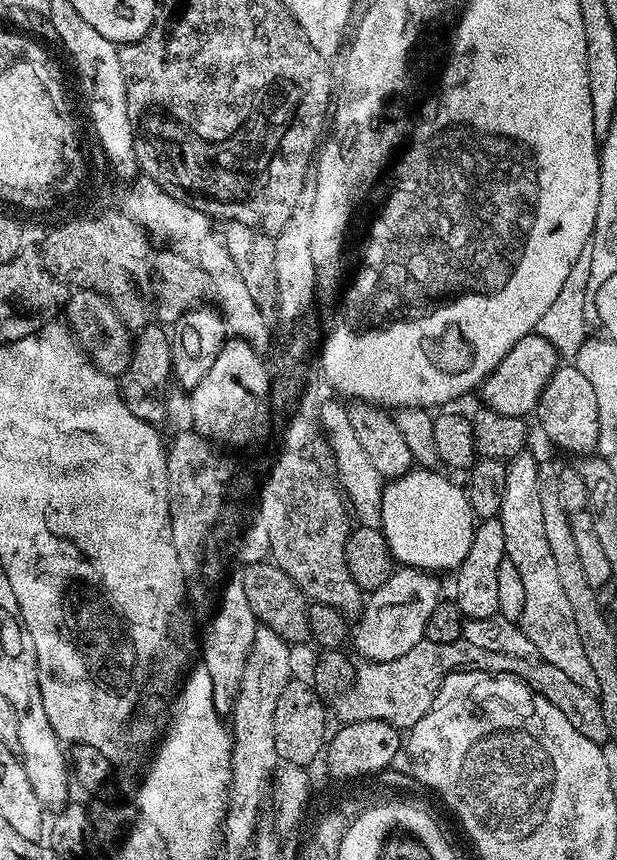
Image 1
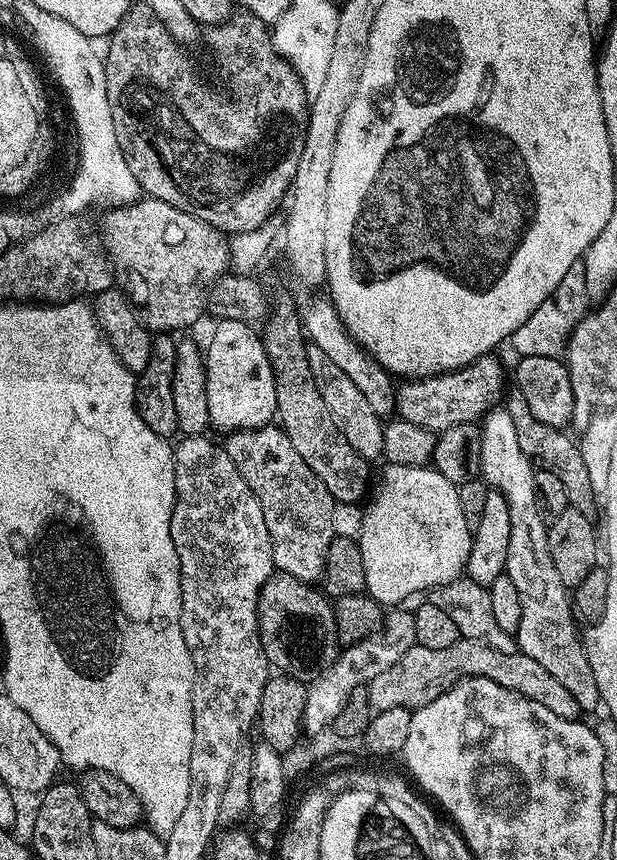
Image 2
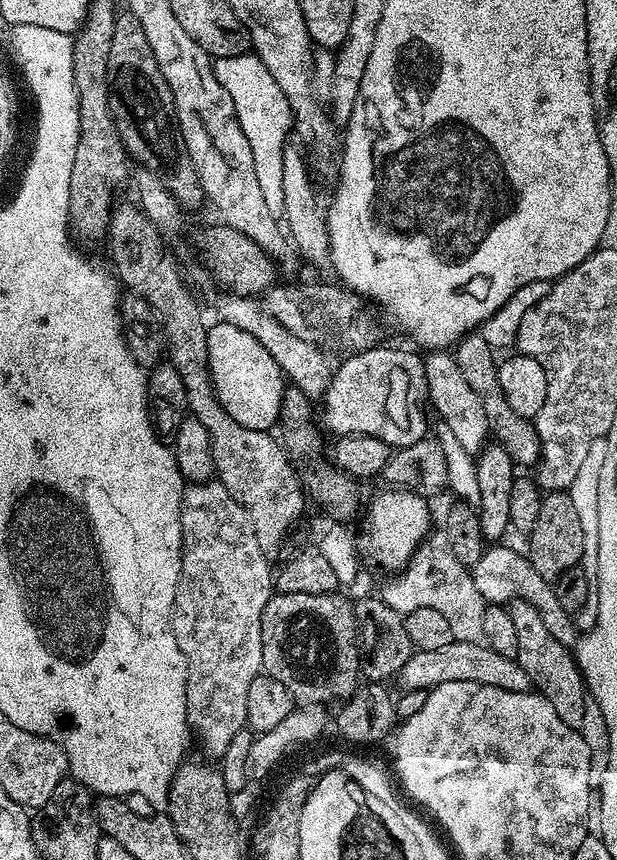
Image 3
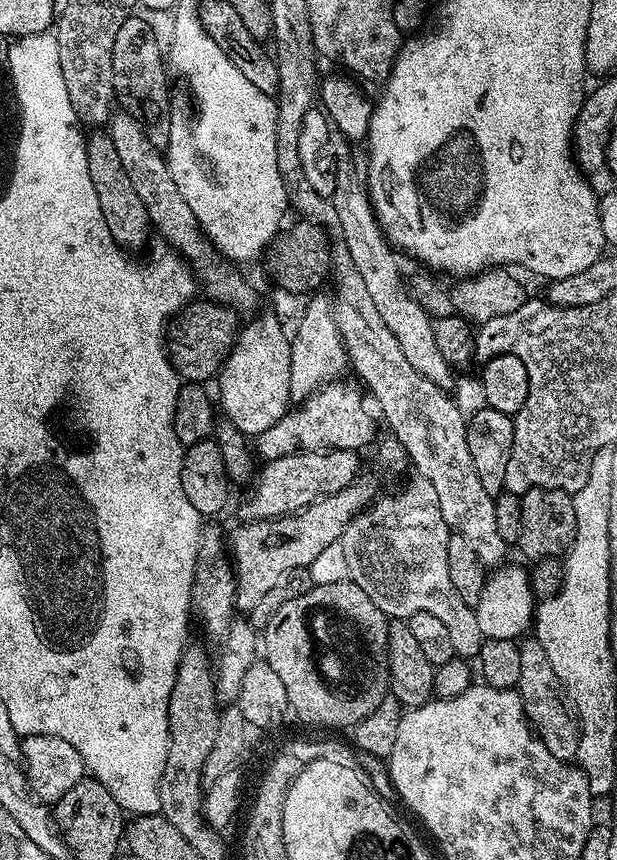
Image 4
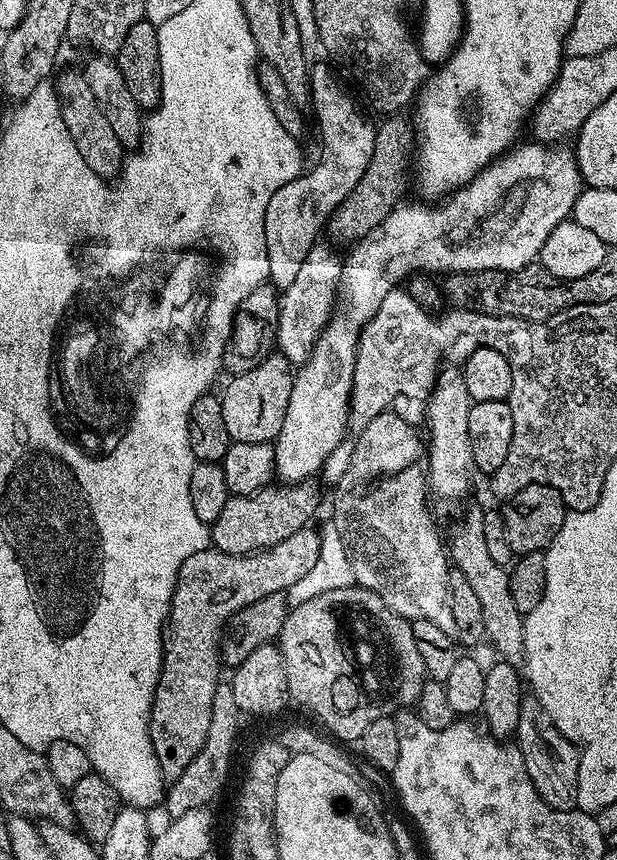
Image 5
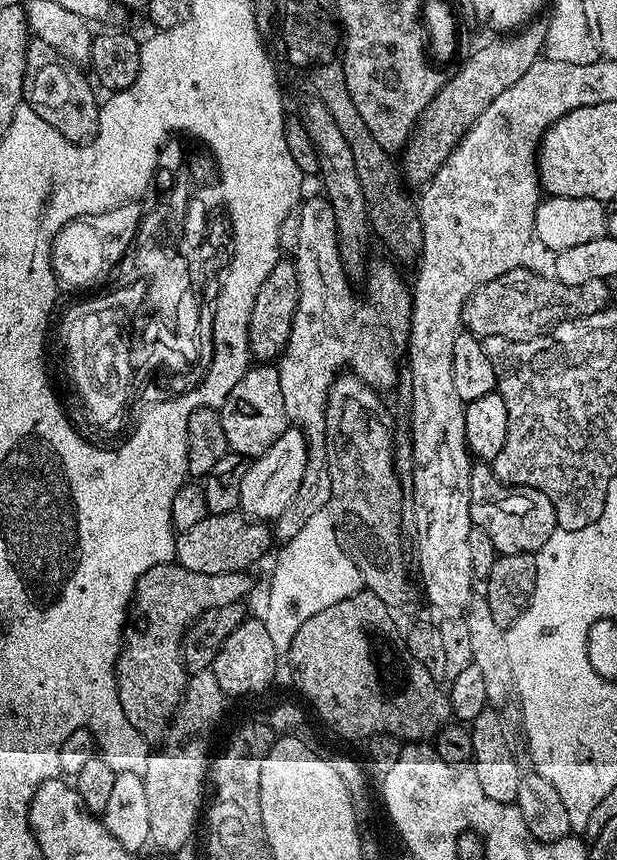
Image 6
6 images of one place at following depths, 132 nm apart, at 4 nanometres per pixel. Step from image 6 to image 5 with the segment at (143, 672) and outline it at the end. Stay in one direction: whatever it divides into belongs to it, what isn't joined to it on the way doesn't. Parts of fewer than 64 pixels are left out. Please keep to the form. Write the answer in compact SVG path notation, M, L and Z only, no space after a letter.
M309 526L298 530L298 534L290 534L286 542L278 542L278 546L264 548L261 552L252 552L249 556L226 554L209 546L198 554L188 554L186 562L178 570L176 589L171 598L172 605L168 611L164 633L164 669L160 672L160 681L152 699L150 714L150 740L165 781L177 780L186 770L186 766L194 762L194 758L207 742L211 707L218 701L214 694L214 686L222 684L221 645L225 625L244 607L276 593L287 593L288 589L294 586L294 582L298 582L298 578L303 578L310 571L320 553L320 532L314 529L315 527Z

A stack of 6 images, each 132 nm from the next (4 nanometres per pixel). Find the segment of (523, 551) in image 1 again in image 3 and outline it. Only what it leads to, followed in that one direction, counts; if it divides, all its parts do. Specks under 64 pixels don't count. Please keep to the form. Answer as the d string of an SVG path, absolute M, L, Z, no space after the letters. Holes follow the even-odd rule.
M432 350L424 356L424 383L430 402L444 419L443 423L458 438L466 453L477 457L484 451L490 440L490 429L479 394L470 388L466 376L459 369L455 355L448 350ZM517 599L510 608L514 618L514 627L518 634L518 654L515 659L526 670L529 681L534 685L535 691L545 696L554 706L558 718L566 722L566 726L577 730L582 726L582 718L586 718L586 706L589 703L589 694L584 686L584 676L576 665L576 657L566 646L558 642L547 629L543 616L534 605L527 601Z

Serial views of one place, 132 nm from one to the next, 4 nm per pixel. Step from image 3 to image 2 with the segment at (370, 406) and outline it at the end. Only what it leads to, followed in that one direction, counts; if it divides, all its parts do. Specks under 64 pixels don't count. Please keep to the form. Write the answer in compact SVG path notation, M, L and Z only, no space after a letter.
M489 354L454 372L405 379L396 389L396 412L399 419L439 434L455 424L479 421L487 409L501 403L505 392L504 368L496 354Z

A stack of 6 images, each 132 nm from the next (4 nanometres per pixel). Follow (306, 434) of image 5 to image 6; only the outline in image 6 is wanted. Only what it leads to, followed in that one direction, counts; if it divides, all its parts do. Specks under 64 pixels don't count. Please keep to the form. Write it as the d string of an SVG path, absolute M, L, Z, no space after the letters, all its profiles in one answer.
M295 426L286 428L275 440L274 445L260 457L249 463L248 470L242 478L240 507L241 513L252 520L274 522L283 510L290 506L305 473L308 461L308 445L304 433Z

